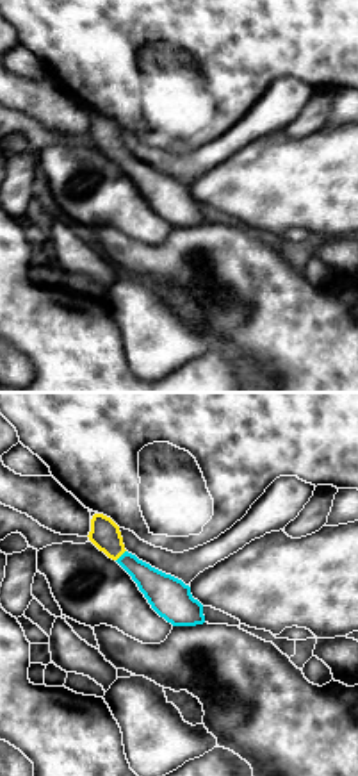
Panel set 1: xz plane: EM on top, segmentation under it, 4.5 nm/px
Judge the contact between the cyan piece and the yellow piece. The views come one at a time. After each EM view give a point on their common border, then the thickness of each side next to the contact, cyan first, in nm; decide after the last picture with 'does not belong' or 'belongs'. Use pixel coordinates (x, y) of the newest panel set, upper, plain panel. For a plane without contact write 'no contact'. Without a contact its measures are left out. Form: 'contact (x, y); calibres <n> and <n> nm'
contact (122, 156); calibres 160 and 140 nm

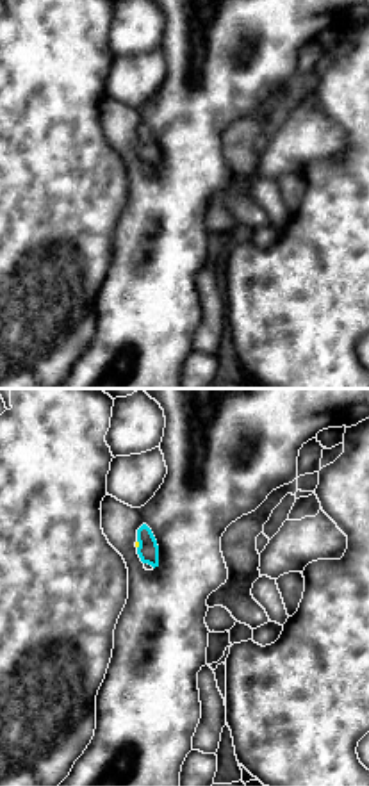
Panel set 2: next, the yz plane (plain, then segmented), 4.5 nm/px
contact (139, 145); calibres 100 and 20 nm

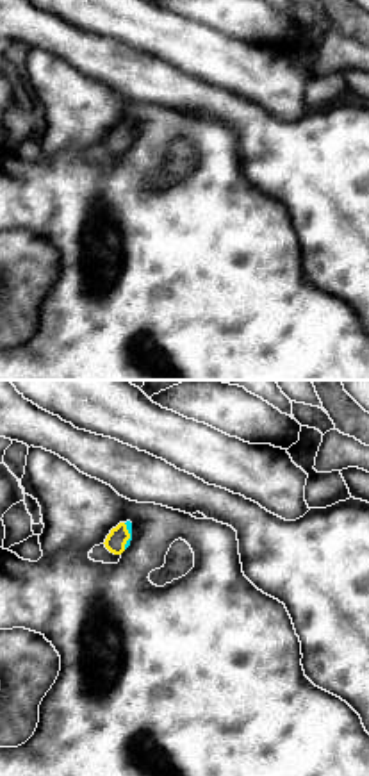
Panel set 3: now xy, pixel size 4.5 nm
contact (131, 136); calibres 30 and 90 nm

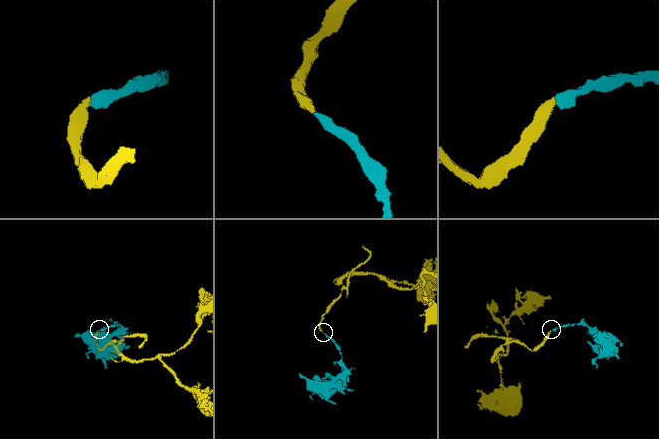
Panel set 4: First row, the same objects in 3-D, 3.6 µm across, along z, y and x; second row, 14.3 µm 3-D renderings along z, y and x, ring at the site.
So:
belongs

